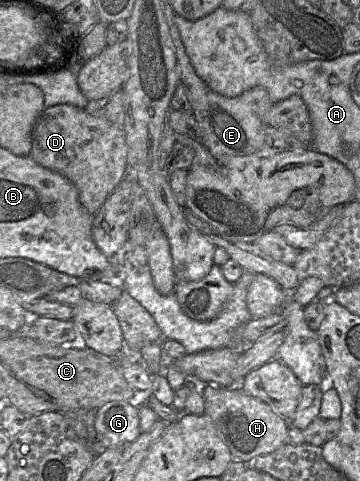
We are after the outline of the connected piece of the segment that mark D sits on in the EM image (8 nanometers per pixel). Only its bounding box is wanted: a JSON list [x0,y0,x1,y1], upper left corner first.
[29,104,127,215]

